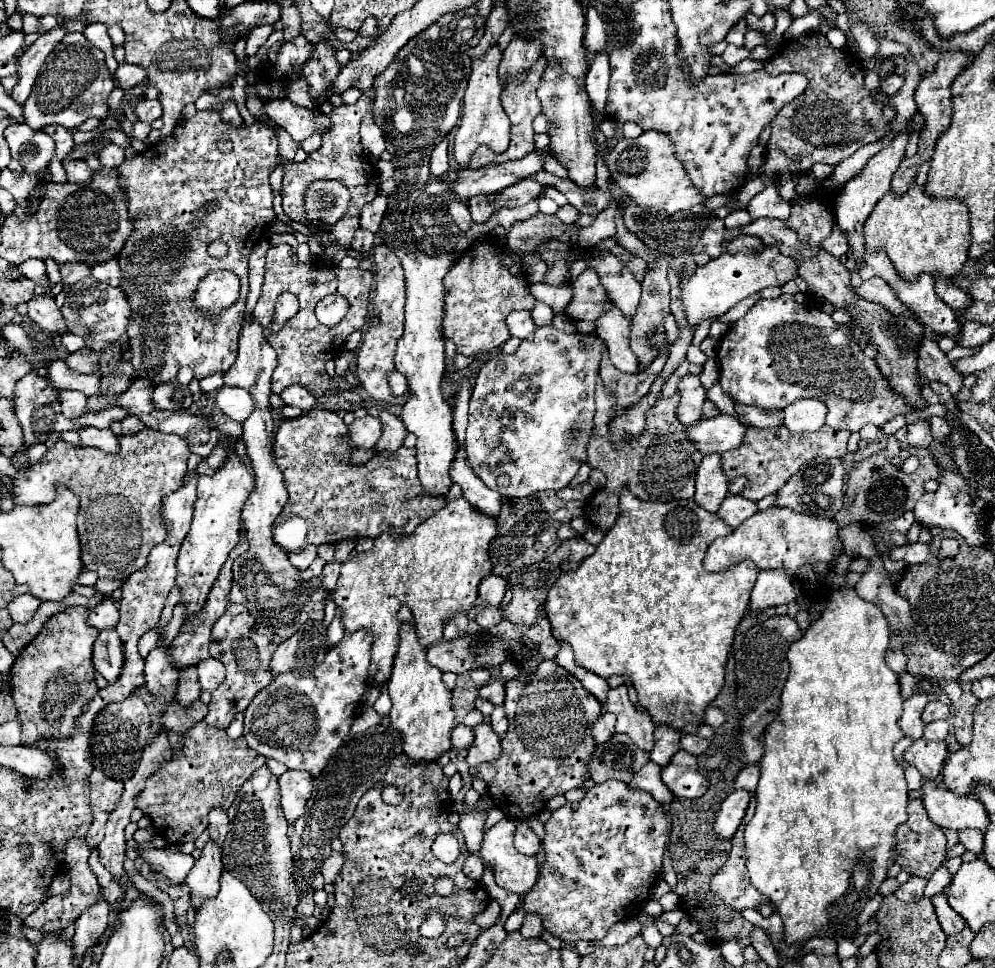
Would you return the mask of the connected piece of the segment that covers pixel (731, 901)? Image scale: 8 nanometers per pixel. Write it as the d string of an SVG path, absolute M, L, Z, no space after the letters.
M743 833L737 835L741 835L741 841L737 841L739 837L731 839L733 843L731 855L727 857L727 863L721 867L721 871L711 879L711 893L723 899L723 903L733 911L743 911L743 909L755 909L763 903L769 903L769 899L751 885L745 867Z

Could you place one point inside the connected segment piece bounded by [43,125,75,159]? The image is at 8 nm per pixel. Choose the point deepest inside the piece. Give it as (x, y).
(63, 137)

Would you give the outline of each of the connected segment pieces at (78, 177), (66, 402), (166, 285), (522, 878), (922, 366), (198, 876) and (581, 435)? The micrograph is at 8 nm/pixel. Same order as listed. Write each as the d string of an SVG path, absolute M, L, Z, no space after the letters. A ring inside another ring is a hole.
M63 159L63 167L67 171L67 177L71 183L83 185L87 181L91 181L93 171L89 169L89 165L85 161L73 161L73 159Z
M59 391L59 401L61 401L61 413L69 419L81 417L85 413L85 405L87 405L87 395L79 393L79 391Z
M207 109L207 111L197 111L195 117L191 119L185 119L185 121L179 121L173 129L173 133L157 143L157 145L151 145L147 151L139 153L135 159L125 159L123 165L119 167L119 173L127 179L127 199L129 199L129 217L131 217L131 223L133 223L133 233L129 235L129 239L125 241L121 253L119 253L119 265L121 265L121 271L123 271L123 283L121 283L121 289L127 293L129 297L129 303L131 303L131 309L133 309L133 317L129 321L129 327L127 327L127 337L129 337L129 347L131 347L131 363L133 367L137 369L137 377L143 377L143 379L149 379L153 381L155 385L159 383L165 383L165 381L173 381L177 377L177 371L185 365L189 365L193 371L195 371L195 379L203 379L203 377L209 377L213 373L219 373L219 371L227 371L231 369L231 365L235 363L235 357L237 357L237 339L239 339L239 329L241 329L241 319L243 319L243 313L245 313L245 297L247 297L247 291L249 291L249 283L247 283L247 261L249 261L249 255L253 251L253 247L259 243L261 235L269 229L269 225L273 223L275 219L275 211L273 211L273 195L271 195L271 185L269 185L269 175L273 173L273 169L277 167L277 135L271 127L267 127L265 123L257 121L253 125L241 125L239 129L237 127L231 127L227 123L221 121L219 113L213 111L213 109ZM219 139L231 139L233 141L233 151L229 155L221 153L217 149L217 141ZM215 239L221 239L229 245L229 251L225 257L221 259L215 259L207 253L207 247L211 241ZM219 269L227 269L227 271L233 271L239 279L241 279L241 295L239 295L239 301L235 301L235 305L231 305L231 309L225 309L219 317L219 321L207 321L207 317L203 317L203 313L199 313L199 307L193 305L193 297L195 297L195 289L199 285L199 281L205 277L205 273L211 273L211 271L219 271Z
M503 819L489 831L485 831L483 847L477 853L481 859L485 859L495 873L495 881L499 887L503 887L509 893L525 895L529 889L533 889L539 869L535 857L521 855L513 847L513 835L515 835L515 821Z
M923 337L923 345L919 345L919 375L921 379L937 379L939 383L945 383L953 395L963 387L963 377L953 369L951 361L931 337Z
M209 841L203 847L201 859L195 861L195 867L187 875L187 885L191 887L191 911L195 911L205 899L211 899L219 893L221 871L221 849Z
M537 327L535 337L531 341L521 341L517 353L513 355L495 355L493 359L485 361L473 393L471 393L471 403L469 403L469 425L467 425L467 435L465 435L465 457L467 463L471 465L471 469L475 471L475 475L493 491L501 493L503 497L509 499L519 499L519 497L527 497L539 491L547 491L547 489L561 489L567 487L571 483L571 479L577 475L579 467L587 461L587 441L591 437L591 429L593 429L593 415L595 415L595 381L597 381L597 373L599 373L599 363L601 363L601 351L603 351L603 343L599 337L595 335L567 335L555 327Z

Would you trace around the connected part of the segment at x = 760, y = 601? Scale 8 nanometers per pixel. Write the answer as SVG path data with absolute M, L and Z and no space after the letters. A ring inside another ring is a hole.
M759 571L757 583L751 593L749 615L757 617L767 607L777 607L795 601L801 595L799 581L785 571Z

